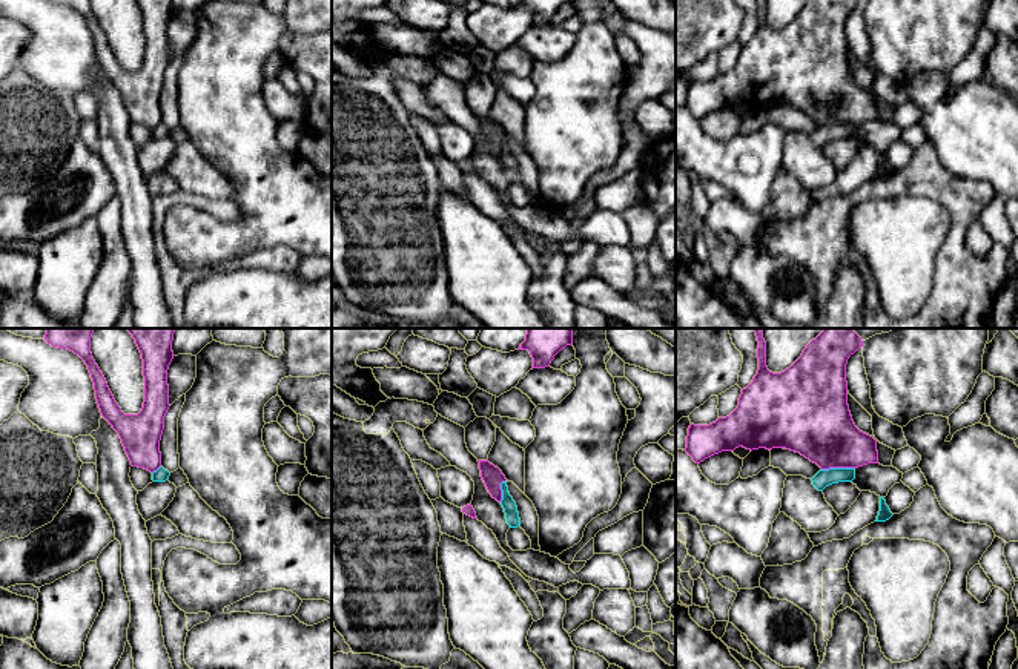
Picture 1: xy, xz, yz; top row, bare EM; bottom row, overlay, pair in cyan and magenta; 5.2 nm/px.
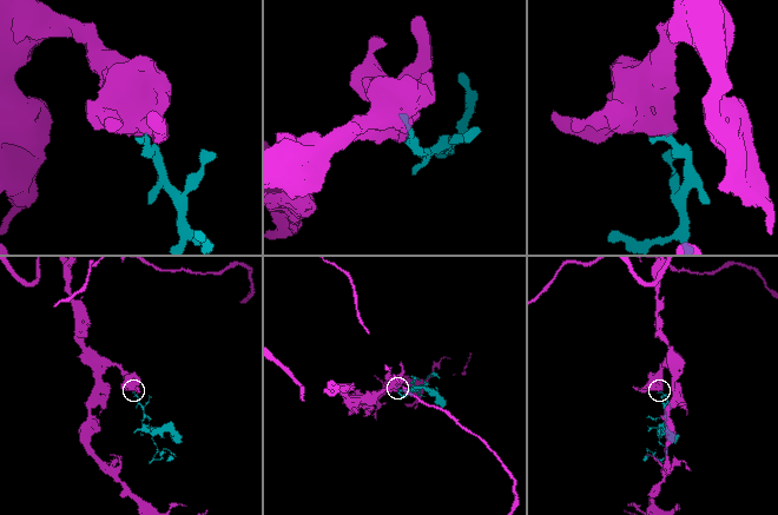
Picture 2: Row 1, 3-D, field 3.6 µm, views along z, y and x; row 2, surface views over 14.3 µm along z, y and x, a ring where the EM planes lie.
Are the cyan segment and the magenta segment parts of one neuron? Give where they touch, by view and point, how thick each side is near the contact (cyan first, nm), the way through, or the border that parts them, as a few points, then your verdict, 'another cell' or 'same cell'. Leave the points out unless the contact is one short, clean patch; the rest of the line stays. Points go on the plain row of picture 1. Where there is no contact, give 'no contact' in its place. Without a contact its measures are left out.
yz (837, 125) | 90/360 nm | along yz (854, 123), (829, 123), (822, 126) | another cell

